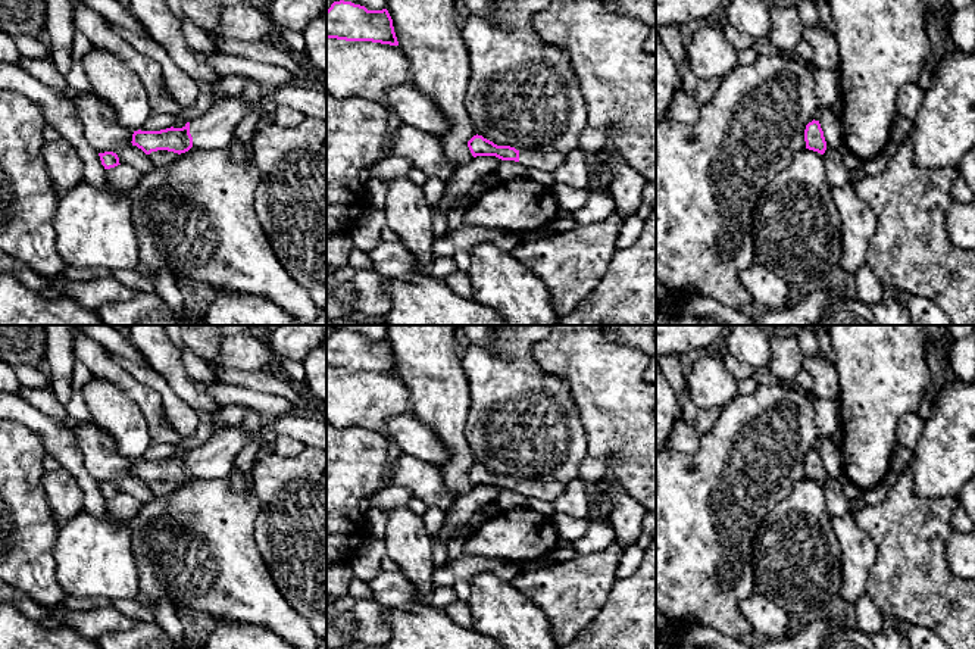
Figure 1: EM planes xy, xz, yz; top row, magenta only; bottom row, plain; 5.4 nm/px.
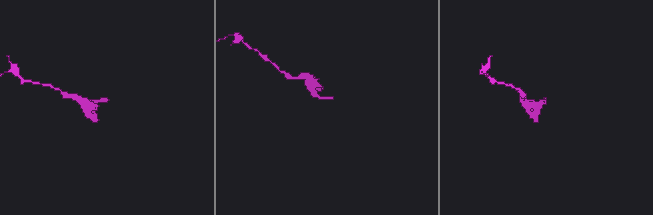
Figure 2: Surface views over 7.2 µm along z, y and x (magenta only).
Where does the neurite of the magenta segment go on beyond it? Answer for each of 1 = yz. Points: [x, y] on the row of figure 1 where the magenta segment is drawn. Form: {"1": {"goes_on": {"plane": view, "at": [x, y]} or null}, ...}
{"1": {"goes_on": null}}

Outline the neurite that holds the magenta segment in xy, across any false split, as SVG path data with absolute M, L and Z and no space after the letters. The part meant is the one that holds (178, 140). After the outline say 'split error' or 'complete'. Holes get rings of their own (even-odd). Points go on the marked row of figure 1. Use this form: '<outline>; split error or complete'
M243 96L218 102L200 118L190 119L182 128L160 131L134 131L132 146L146 155L157 150L185 153L193 149L225 149L229 144L235 125L249 110Z; split error

